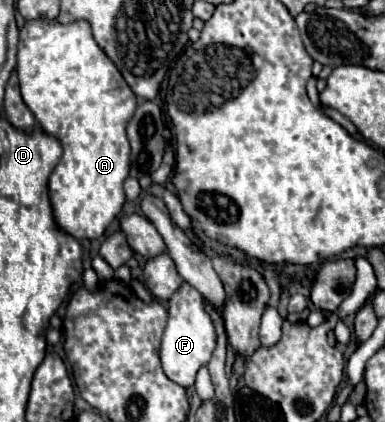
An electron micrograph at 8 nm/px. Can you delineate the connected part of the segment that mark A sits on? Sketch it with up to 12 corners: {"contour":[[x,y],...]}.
{"contour":[[26,20],[22,98],[64,148],[58,226],[122,214],[130,90],[90,24]]}

